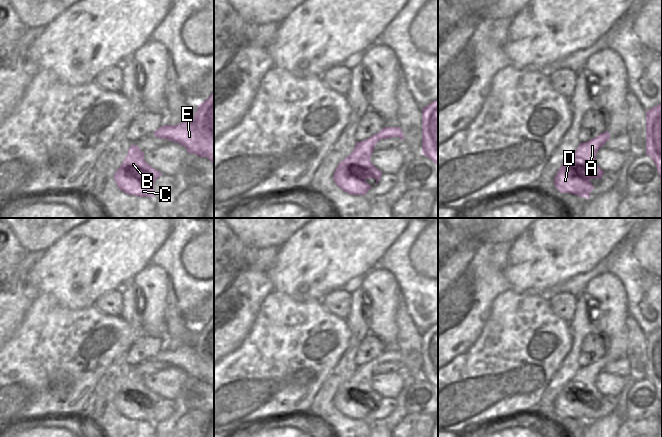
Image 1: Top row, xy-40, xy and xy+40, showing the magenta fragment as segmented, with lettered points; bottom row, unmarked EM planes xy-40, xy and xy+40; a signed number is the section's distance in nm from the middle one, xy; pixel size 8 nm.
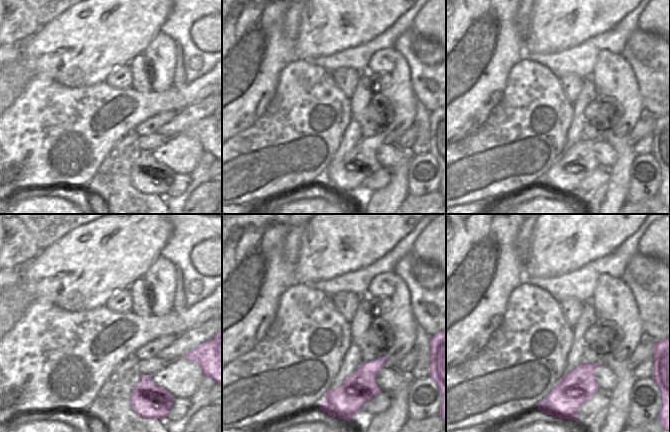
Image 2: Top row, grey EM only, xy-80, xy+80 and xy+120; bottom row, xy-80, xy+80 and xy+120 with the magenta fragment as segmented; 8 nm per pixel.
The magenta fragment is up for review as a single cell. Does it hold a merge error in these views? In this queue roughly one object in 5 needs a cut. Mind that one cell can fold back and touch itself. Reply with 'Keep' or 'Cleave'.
Cleave

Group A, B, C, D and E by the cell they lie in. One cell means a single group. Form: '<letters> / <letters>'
A B C D / E

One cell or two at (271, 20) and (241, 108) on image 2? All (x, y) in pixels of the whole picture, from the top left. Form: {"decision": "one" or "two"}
{"decision": "one"}

